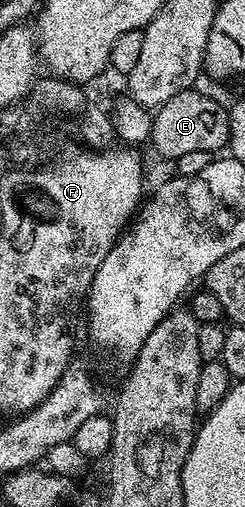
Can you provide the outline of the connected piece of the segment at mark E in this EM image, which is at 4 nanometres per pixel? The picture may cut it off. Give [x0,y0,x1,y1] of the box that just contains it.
[150,89,228,159]

